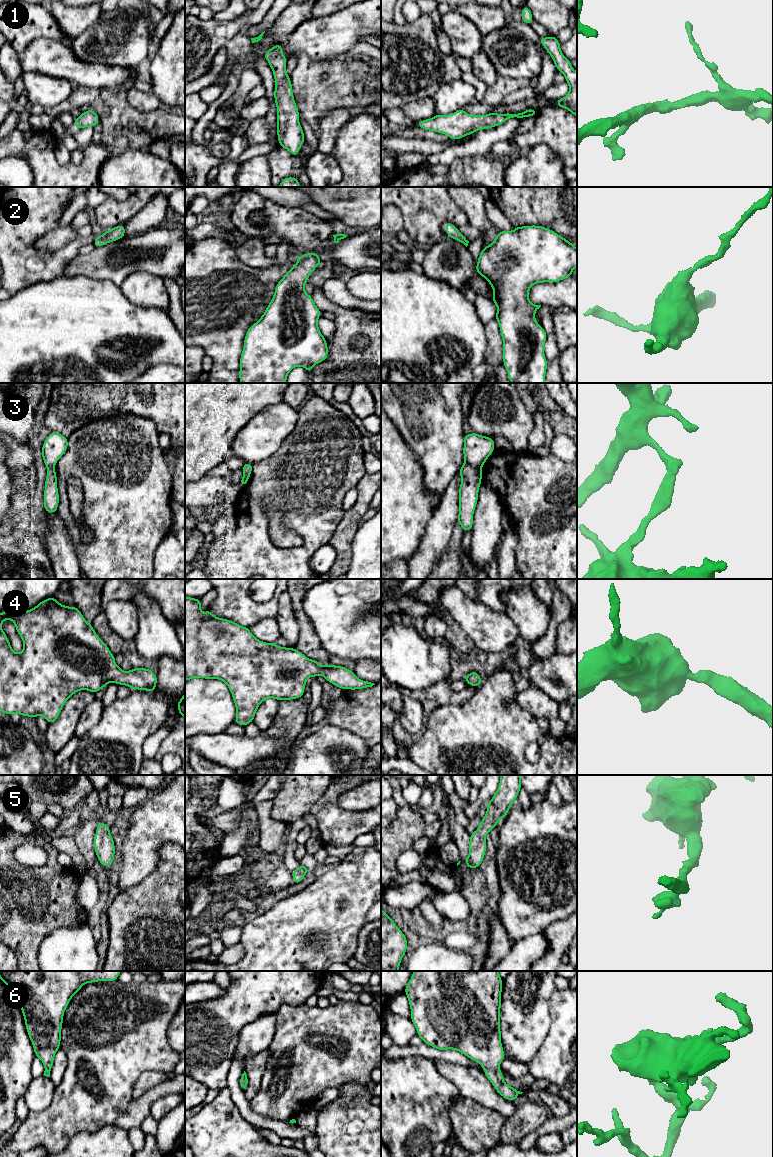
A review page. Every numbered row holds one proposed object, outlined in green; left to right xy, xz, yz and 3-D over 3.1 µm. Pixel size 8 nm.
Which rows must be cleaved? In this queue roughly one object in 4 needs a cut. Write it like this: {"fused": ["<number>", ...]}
{"fused": ["3"]}

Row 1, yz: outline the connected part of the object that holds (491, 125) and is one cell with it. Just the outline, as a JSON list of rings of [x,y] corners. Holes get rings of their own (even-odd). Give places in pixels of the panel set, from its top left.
[[[533,108],[526,109],[522,113],[488,113],[486,115],[470,115],[464,109],[457,110],[452,114],[438,115],[430,119],[421,120],[417,126],[437,133],[443,133],[453,140],[458,140],[471,135],[477,130],[494,128],[511,118],[525,118],[538,114]]]

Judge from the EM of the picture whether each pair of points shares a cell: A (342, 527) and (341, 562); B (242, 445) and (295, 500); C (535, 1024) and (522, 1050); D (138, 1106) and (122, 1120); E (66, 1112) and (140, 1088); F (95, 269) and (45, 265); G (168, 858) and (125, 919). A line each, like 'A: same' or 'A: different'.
A: same
B: different
C: same
D: same
E: different
F: different
G: same

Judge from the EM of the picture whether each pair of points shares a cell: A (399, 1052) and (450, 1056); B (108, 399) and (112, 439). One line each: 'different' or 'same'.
A: same
B: different

